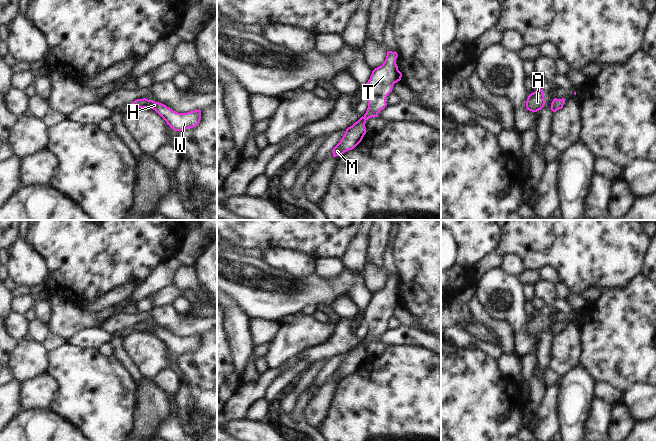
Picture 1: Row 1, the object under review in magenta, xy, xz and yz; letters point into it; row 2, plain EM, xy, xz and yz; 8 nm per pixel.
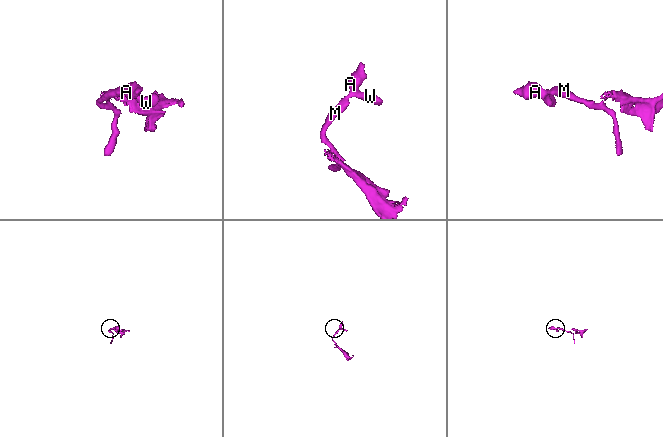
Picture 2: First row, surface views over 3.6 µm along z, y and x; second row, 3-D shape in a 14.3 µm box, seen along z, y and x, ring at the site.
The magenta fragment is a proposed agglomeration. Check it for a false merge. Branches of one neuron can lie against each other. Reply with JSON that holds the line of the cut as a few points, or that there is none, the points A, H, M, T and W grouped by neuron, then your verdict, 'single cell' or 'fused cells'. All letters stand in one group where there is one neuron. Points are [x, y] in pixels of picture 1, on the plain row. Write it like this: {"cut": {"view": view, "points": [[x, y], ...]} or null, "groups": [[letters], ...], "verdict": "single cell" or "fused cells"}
{"cut": null, "groups": [["A", "H", "M", "T", "W"]], "verdict": "single cell"}

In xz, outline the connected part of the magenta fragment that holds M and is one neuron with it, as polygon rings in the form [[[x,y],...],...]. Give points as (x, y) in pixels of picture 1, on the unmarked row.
[[[387,275],[384,287],[372,295],[363,314],[363,319],[368,323],[367,335],[357,346],[346,353],[344,360],[332,374],[333,381],[341,380],[354,373],[367,356],[366,345],[369,342],[378,341],[378,337],[387,330],[387,320],[392,316],[394,308],[402,301],[396,288],[397,281],[397,276]]]

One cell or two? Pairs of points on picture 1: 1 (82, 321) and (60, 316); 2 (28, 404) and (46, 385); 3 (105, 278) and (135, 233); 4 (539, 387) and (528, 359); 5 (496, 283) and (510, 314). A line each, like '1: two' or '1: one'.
1: one
2: one
3: one
4: one
5: one

